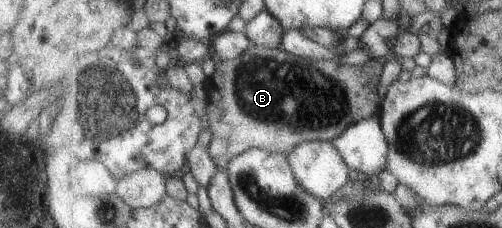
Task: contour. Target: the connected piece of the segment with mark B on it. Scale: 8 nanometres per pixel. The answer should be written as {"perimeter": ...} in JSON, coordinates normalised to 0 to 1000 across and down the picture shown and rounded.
{"perimeter":[[[502,189],[500,211],[480,237],[476,254],[464,254],[464,263],[446,263],[434,254],[434,285],[430,289],[430,320],[408,351],[408,386],[416,408],[414,434],[414,504],[416,504],[416,557],[424,583],[424,610],[420,640],[416,645],[418,675],[424,697],[432,711],[436,737],[444,746],[456,741],[456,719],[486,675],[490,658],[502,658],[504,649],[518,645],[534,654],[542,667],[552,671],[584,671],[592,645],[610,618],[667,618],[679,601],[679,588],[691,570],[691,553],[701,553],[707,535],[729,526],[739,518],[743,500],[749,500],[749,482],[759,478],[759,443],[755,443],[755,360],[759,360],[759,333],[763,333],[763,298],[767,281],[775,272],[773,254],[741,254],[725,289],[695,289],[695,281],[679,281],[673,259],[665,263],[629,263],[624,254],[610,254],[600,246],[584,241],[574,224],[560,211],[536,211],[536,202],[524,202],[524,193]]]}

